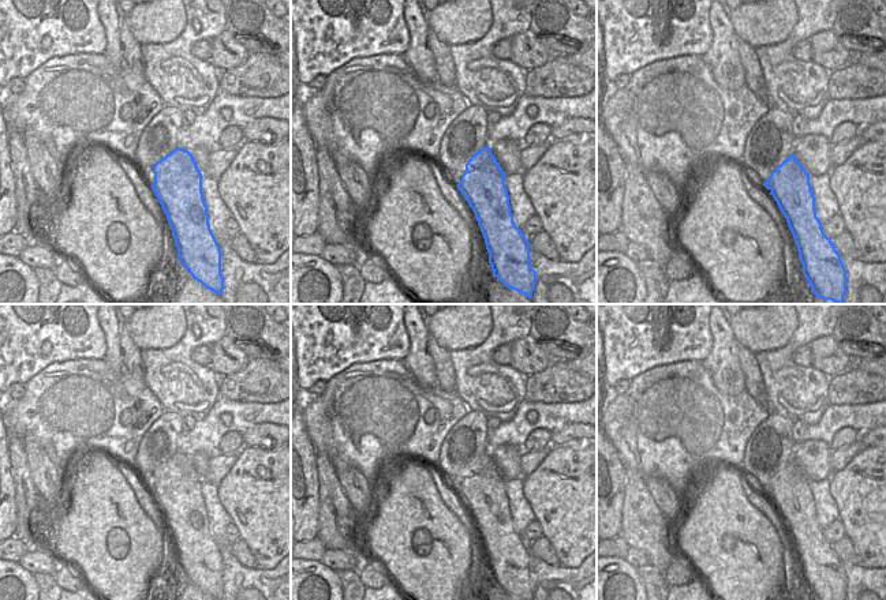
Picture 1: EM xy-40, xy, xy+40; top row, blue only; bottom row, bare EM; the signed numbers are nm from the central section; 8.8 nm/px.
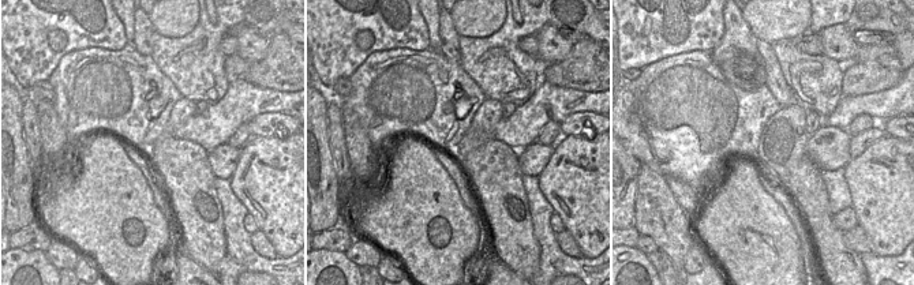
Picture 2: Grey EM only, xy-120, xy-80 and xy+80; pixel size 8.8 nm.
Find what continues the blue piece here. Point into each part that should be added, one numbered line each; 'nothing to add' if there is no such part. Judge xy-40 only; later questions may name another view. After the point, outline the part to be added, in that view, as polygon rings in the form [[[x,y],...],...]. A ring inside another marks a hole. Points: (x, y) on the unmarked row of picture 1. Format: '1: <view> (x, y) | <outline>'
nothing to add

